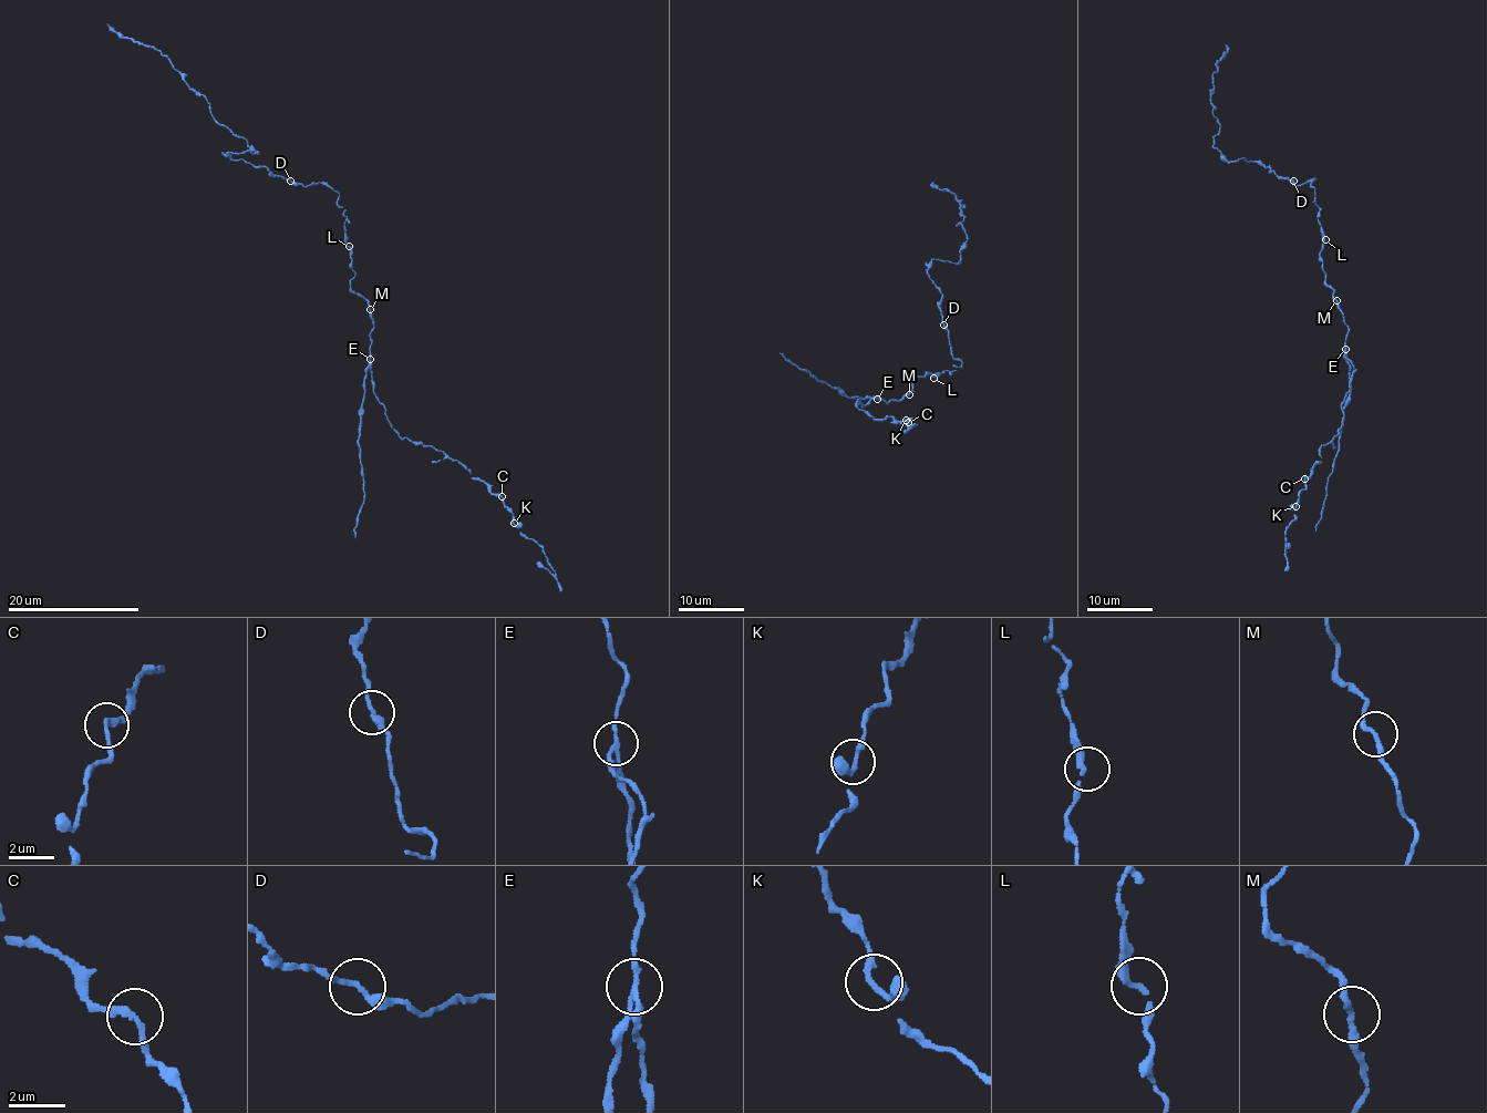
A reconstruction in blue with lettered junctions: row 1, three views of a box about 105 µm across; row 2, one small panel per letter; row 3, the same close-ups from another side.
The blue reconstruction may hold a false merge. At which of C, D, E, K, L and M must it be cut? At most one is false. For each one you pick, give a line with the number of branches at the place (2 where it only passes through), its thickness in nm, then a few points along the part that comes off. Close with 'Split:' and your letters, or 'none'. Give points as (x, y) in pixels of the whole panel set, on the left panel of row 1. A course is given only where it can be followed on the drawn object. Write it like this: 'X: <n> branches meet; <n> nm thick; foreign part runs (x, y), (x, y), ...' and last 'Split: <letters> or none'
E: 2 branches meet; 200 nm thick; foreign part runs (370, 359), (364, 378), (359, 439), (363, 503), (355, 538)
Split: E

